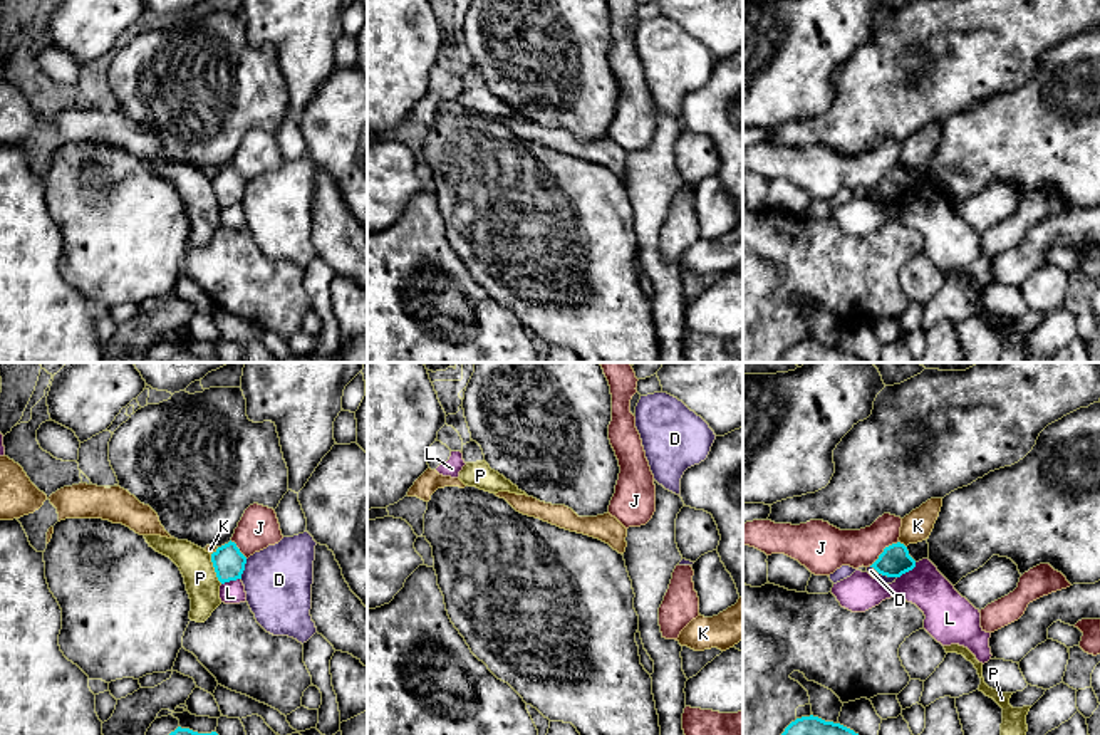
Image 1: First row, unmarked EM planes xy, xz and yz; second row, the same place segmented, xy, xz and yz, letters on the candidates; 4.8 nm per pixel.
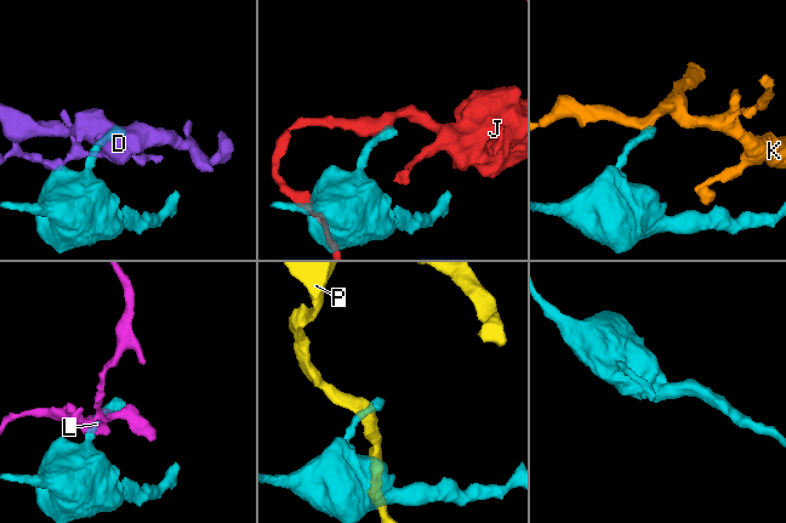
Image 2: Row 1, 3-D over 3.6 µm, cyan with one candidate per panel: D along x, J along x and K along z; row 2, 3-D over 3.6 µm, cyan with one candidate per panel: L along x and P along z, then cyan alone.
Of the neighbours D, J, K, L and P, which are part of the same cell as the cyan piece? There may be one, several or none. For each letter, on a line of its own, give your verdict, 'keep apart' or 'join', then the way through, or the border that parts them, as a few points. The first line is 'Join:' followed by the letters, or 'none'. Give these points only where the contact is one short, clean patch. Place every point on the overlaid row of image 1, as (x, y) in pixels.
Join: none
D: keep apart | along yz (869, 566), (896, 578)
J: keep apart
K: keep apart
L: keep apart
P: keep apart | along xy (210, 554), (215, 576), (222, 583)

